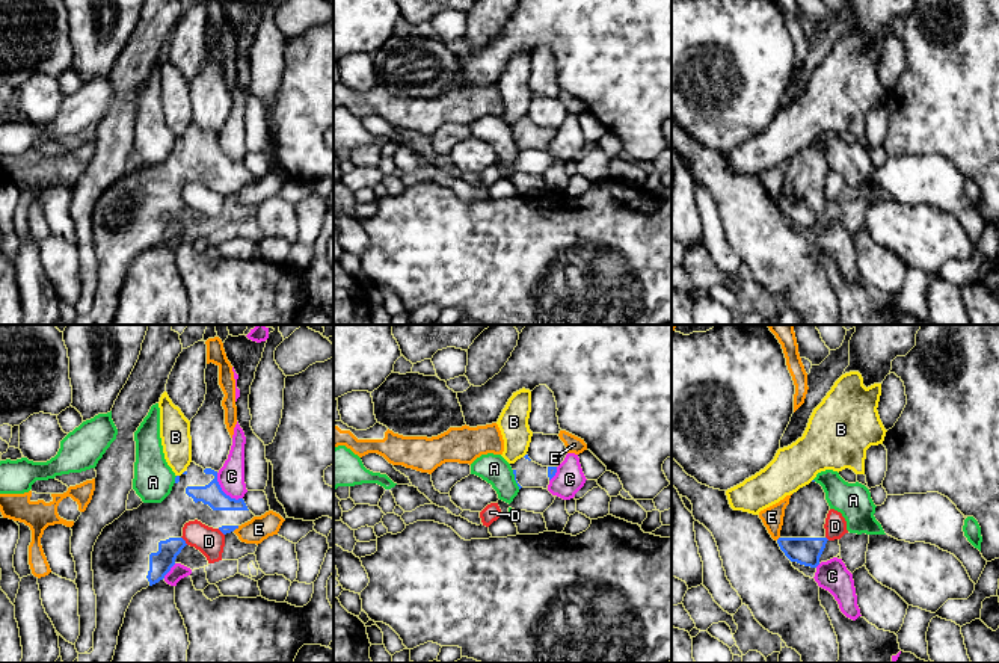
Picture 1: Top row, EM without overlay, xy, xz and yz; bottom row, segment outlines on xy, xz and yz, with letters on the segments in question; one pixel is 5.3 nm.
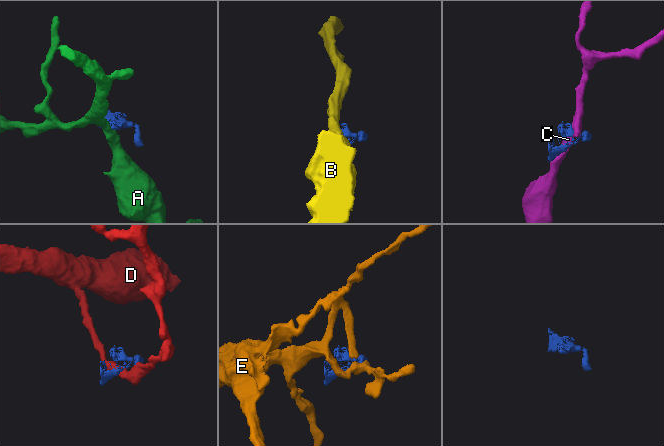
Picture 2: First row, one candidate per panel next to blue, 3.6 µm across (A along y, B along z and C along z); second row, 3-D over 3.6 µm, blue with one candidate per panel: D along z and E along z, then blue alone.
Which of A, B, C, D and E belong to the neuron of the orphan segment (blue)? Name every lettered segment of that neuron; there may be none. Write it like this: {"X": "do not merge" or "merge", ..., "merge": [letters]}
{"A": "do not merge", "B": "do not merge", "C": "do not merge", "D": "do not merge", "E": "do not merge", "merge": []}

